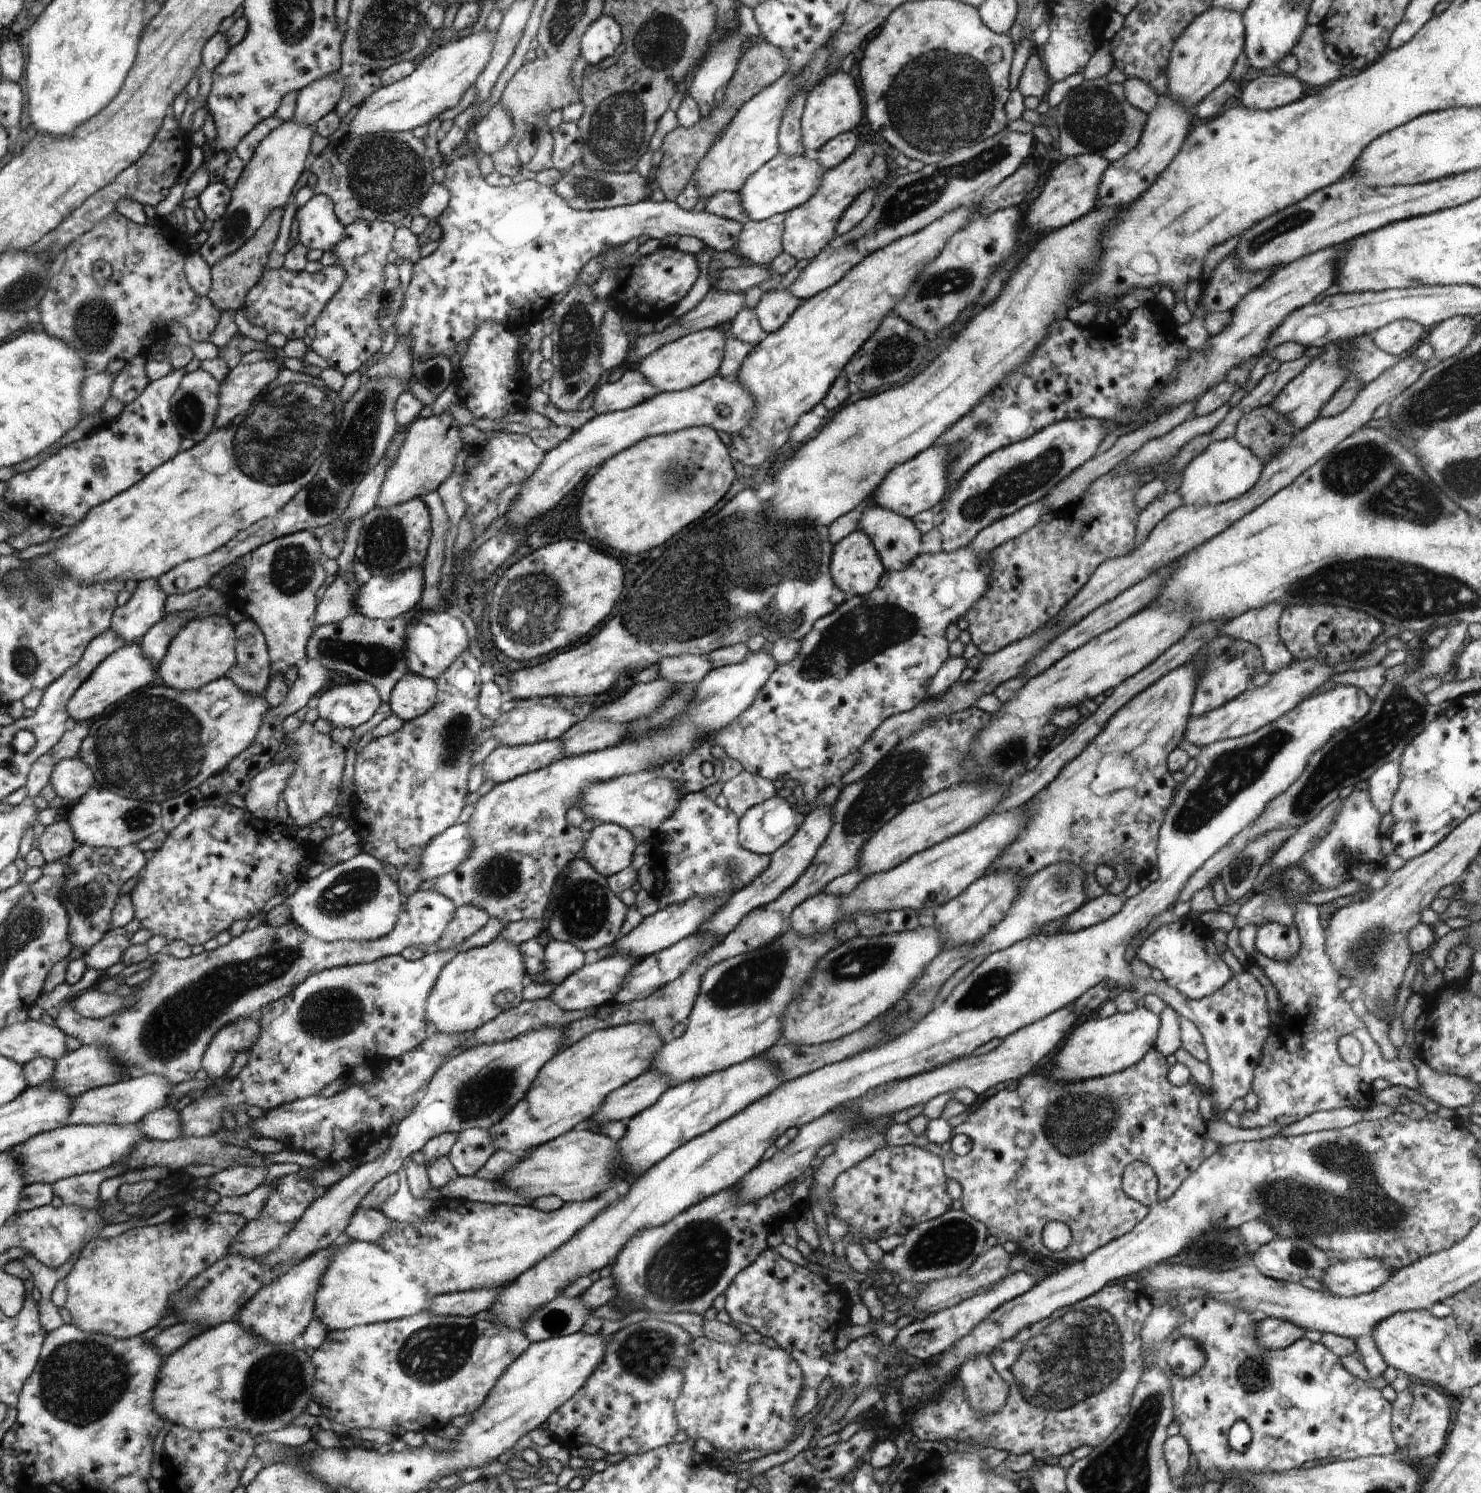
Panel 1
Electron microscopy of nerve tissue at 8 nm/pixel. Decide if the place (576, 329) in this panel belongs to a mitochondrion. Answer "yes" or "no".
yes

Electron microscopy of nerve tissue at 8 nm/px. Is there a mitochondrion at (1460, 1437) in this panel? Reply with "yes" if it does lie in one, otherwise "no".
no

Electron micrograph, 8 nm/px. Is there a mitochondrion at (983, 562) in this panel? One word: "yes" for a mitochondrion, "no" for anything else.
no

